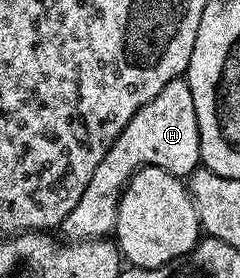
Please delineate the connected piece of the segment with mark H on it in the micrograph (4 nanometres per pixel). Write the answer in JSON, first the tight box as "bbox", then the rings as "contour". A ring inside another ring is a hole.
{"bbox":[59,78,201,240],"contour":[[[184,78],[173,79],[147,105],[143,105],[127,121],[123,133],[111,145],[111,149],[99,161],[79,205],[67,213],[59,231],[66,240],[104,239],[114,234],[117,225],[117,206],[129,178],[141,167],[161,167],[174,173],[192,173],[201,163],[199,125],[195,117],[195,101],[191,101],[191,89]]]}

